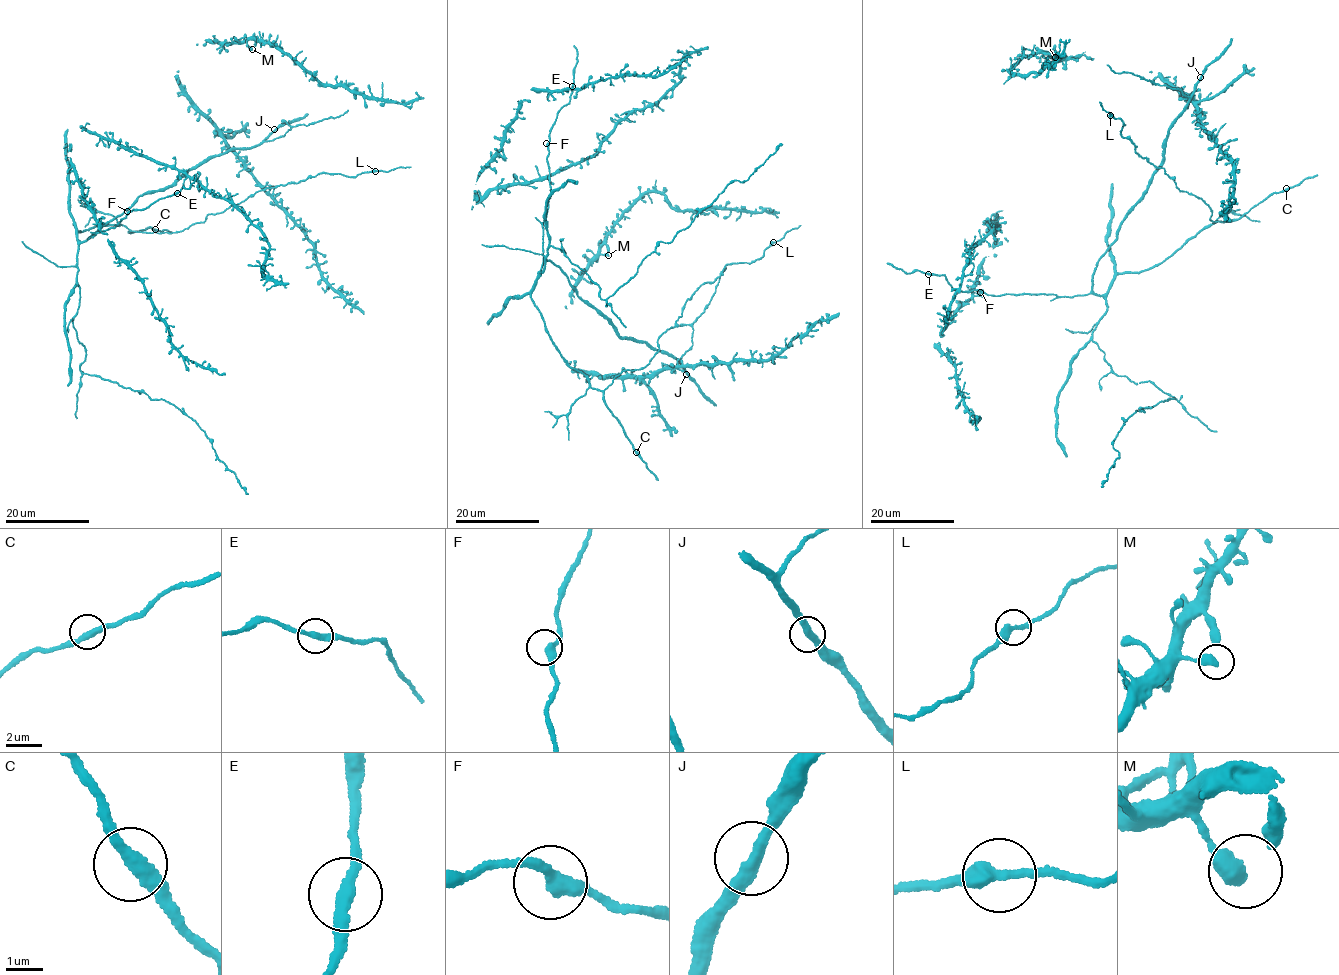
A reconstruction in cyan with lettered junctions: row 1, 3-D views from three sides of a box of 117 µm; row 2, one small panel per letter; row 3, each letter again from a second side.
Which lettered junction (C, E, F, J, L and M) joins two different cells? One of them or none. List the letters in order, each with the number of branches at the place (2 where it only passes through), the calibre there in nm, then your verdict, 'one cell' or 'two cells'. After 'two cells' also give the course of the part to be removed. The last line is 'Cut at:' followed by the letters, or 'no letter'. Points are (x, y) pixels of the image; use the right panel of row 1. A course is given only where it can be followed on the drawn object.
C: 2 branches meet; 340 nm thick; one cell
E: 2 branches meet; 320 nm thick; one cell
F: 2 branches meet; 360 nm thick; one cell
J: 2 branches meet; 340 nm thick; one cell
L: 2 branches meet; 380 nm thick; one cell
M: 2 branches meet; 380 nm thick; one cell
Cut at: no letter

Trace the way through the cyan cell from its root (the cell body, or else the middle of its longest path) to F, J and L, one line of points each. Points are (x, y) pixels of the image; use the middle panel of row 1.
F: (577, 292), (559, 267), (543, 254), (542, 222), (550, 197), (546, 143)
J: (577, 292), (605, 315), (620, 336), (673, 355), (686, 374)
L: (577, 292), (546, 259), (531, 298), (562, 357), (603, 390), (646, 366), (696, 289), (773, 242)

